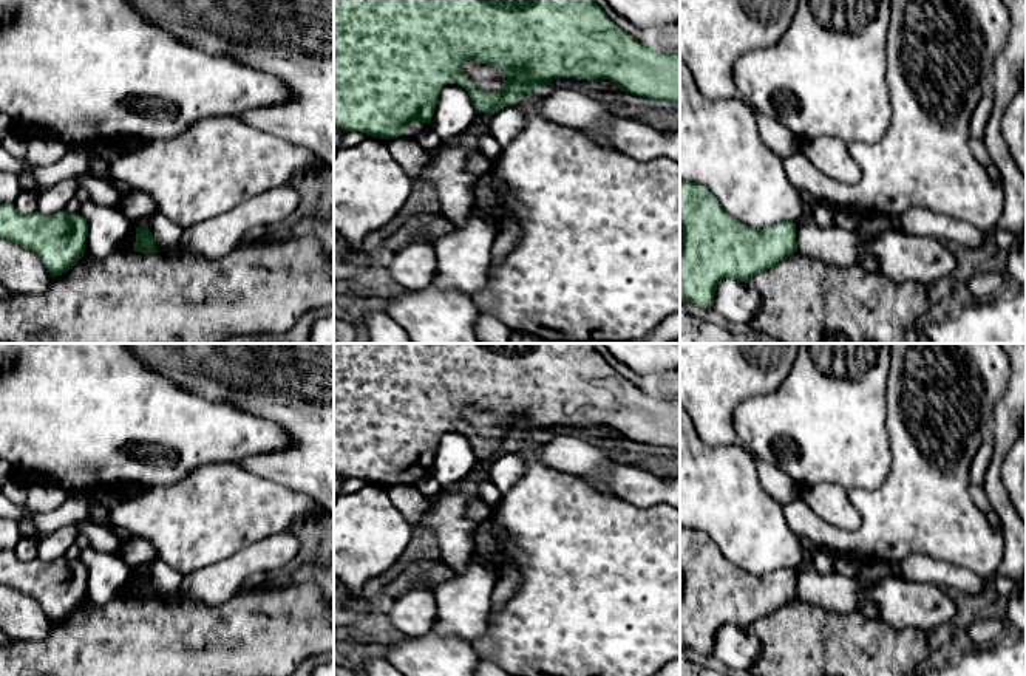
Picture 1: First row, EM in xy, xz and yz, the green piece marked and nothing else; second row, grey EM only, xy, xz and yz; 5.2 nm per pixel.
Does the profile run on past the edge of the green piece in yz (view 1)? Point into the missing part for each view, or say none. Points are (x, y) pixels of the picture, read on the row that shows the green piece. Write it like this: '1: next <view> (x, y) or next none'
1: next none

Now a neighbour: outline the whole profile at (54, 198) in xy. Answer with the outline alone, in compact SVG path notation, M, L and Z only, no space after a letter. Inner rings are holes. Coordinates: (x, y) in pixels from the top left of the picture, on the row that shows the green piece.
M76 176L45 187L45 190L39 195L37 210L43 215L54 215L63 210L80 187L82 184Z

